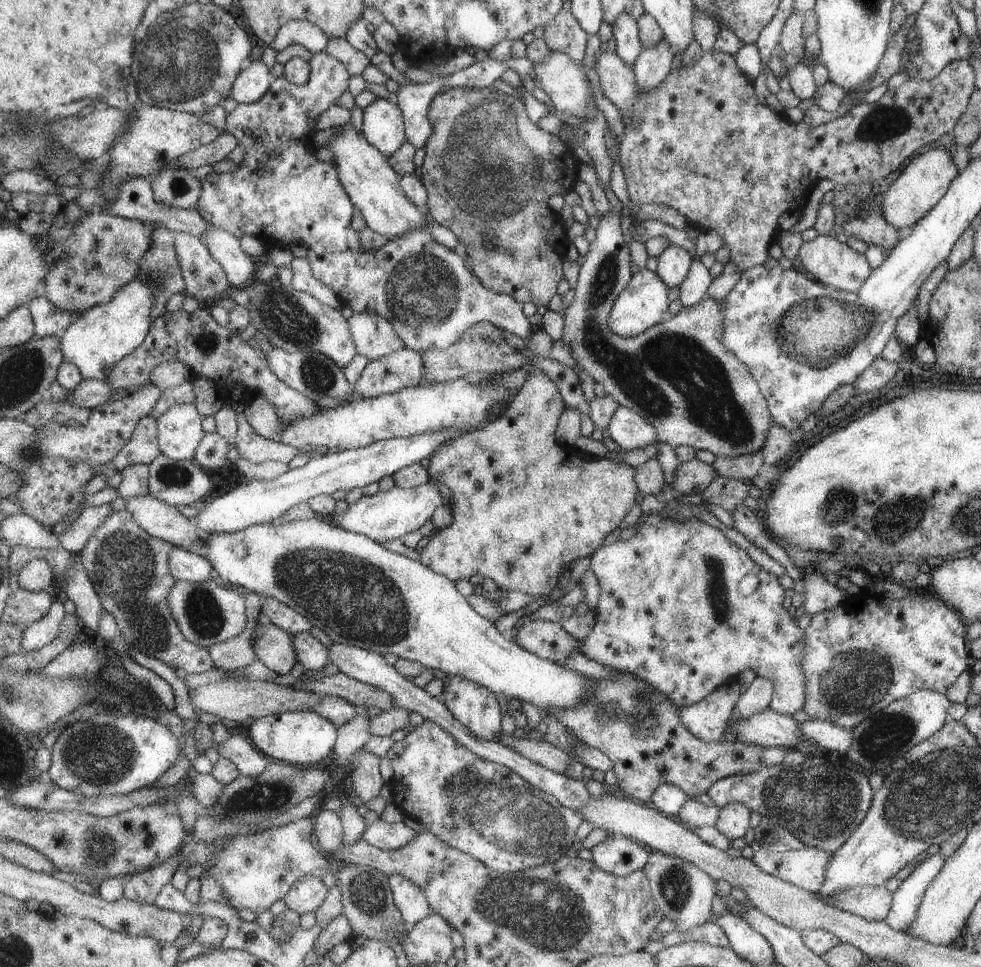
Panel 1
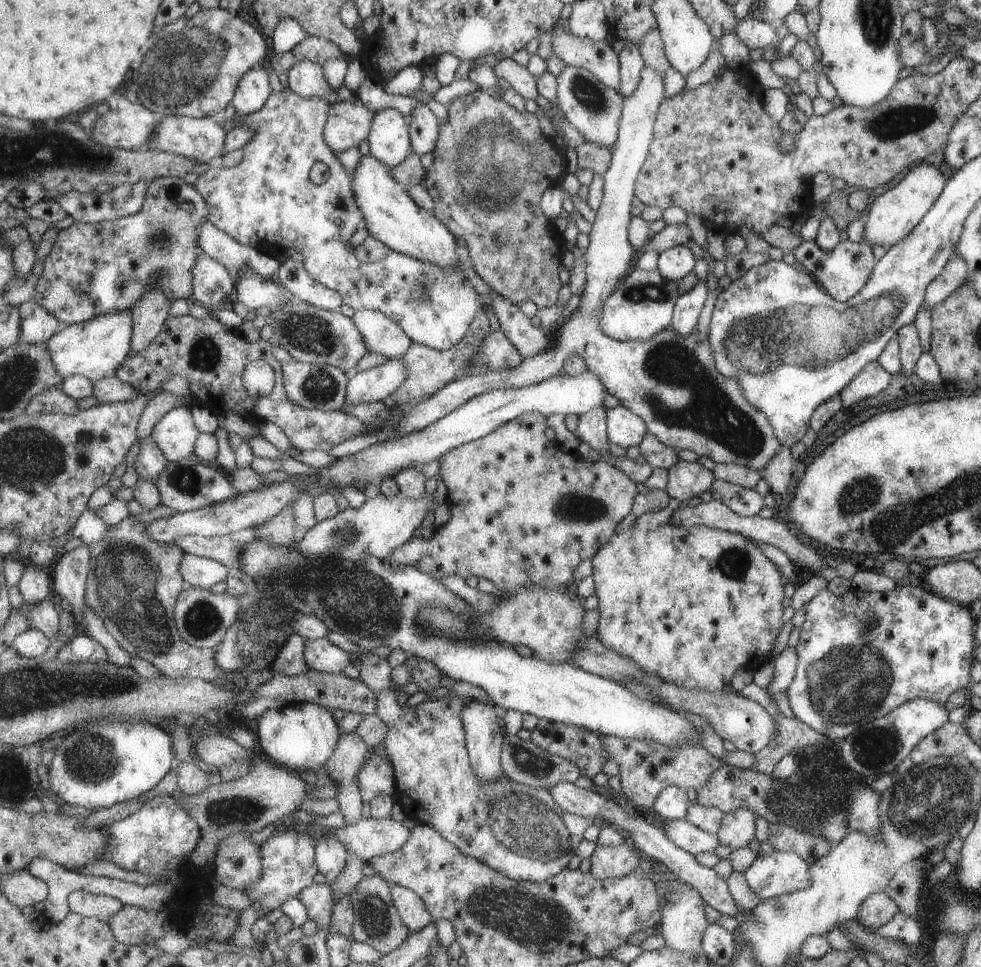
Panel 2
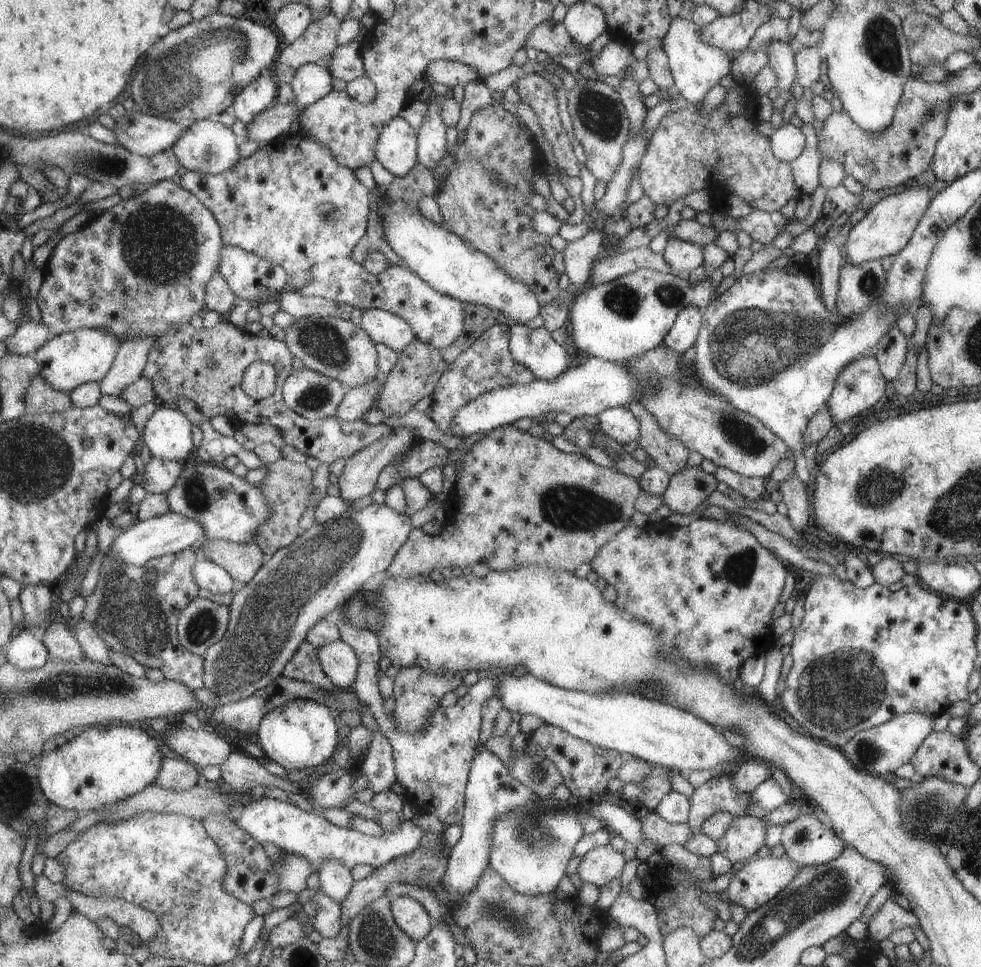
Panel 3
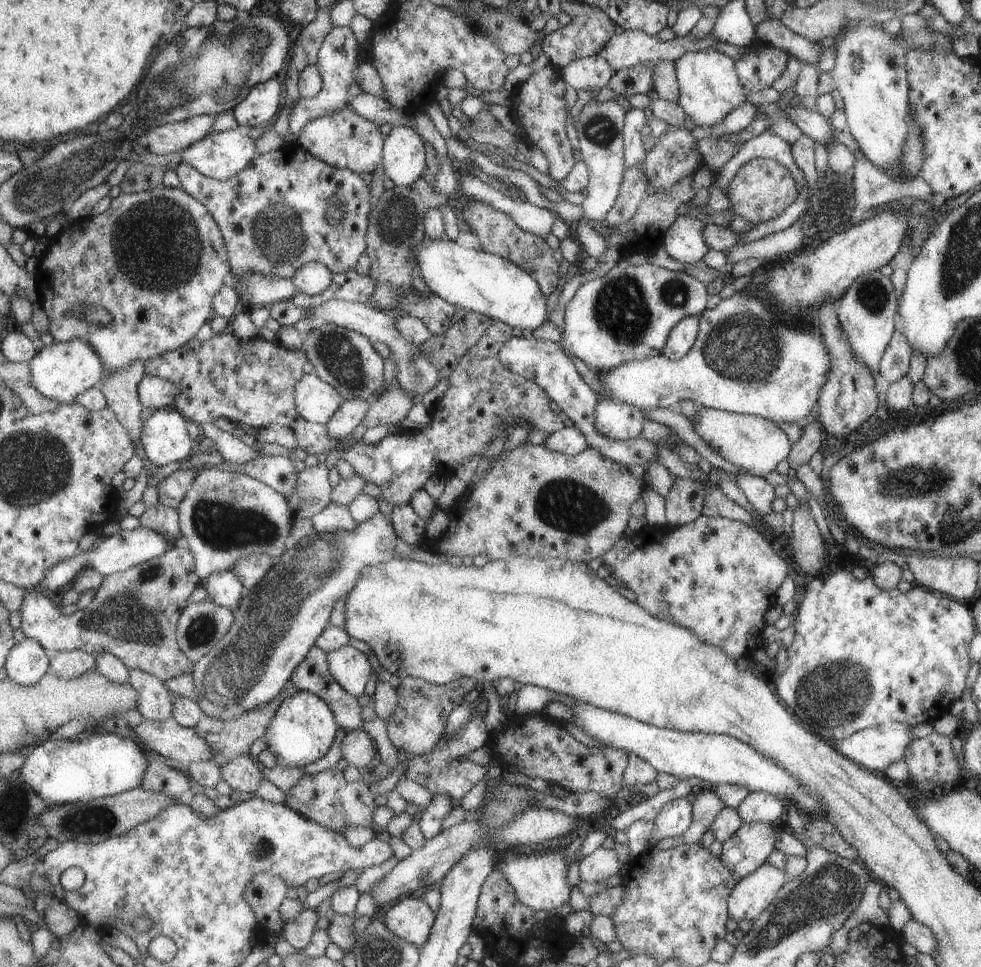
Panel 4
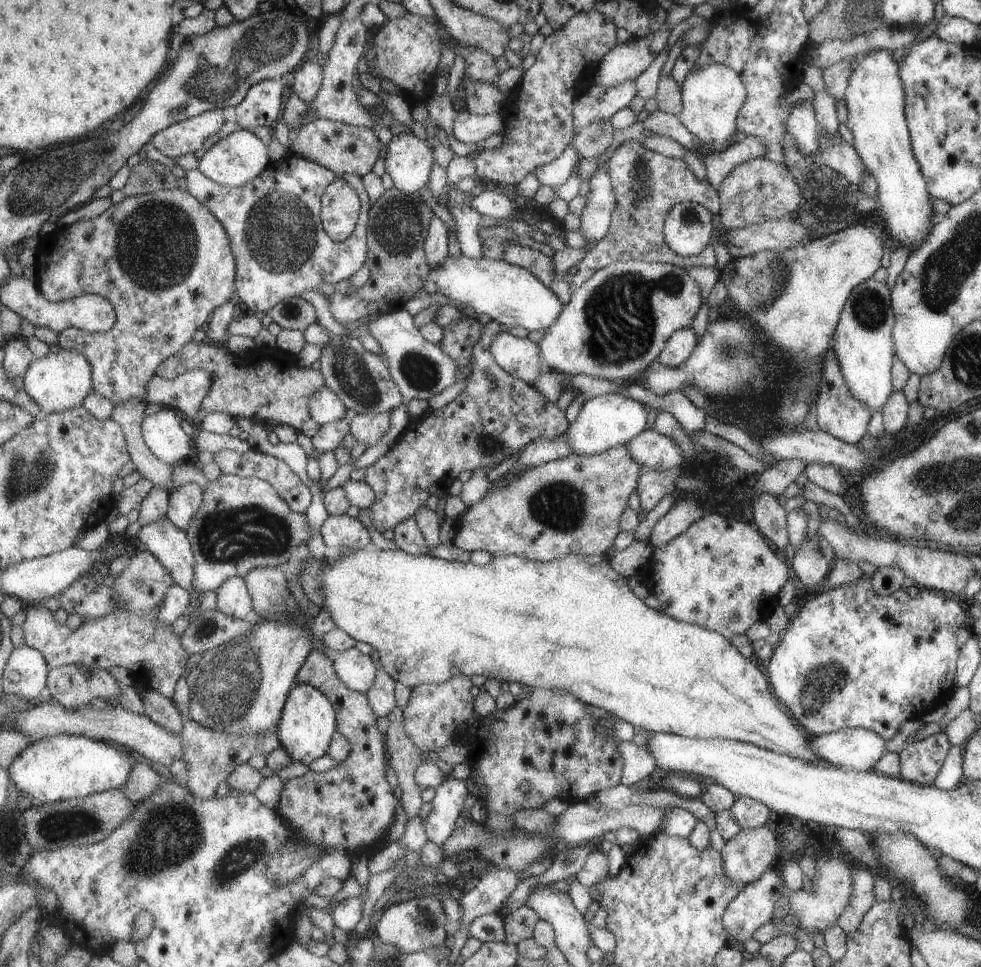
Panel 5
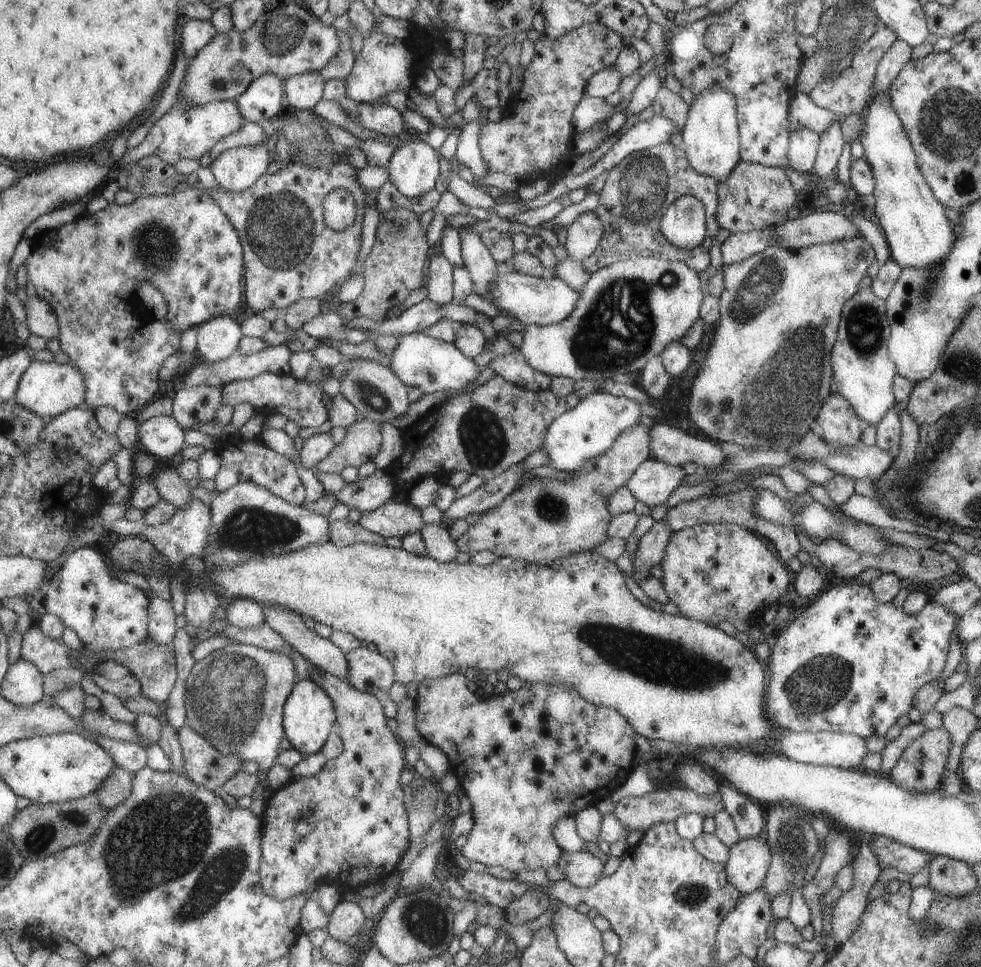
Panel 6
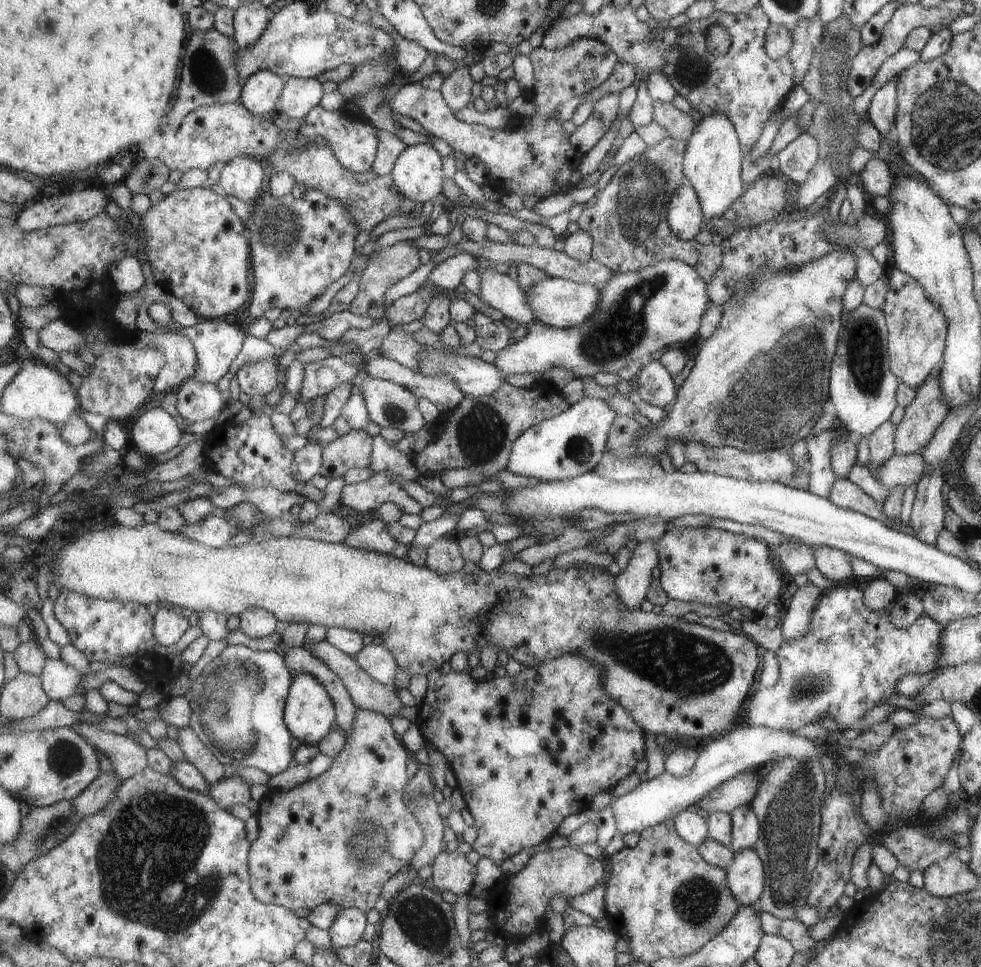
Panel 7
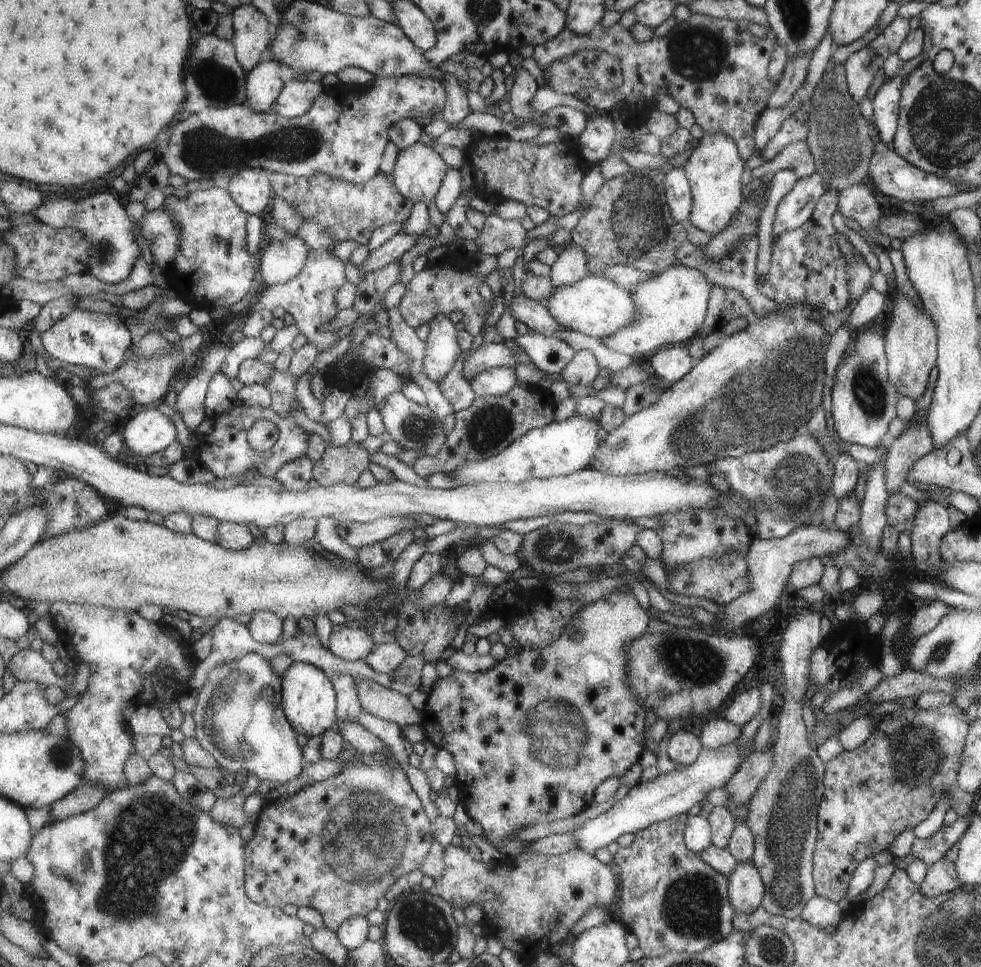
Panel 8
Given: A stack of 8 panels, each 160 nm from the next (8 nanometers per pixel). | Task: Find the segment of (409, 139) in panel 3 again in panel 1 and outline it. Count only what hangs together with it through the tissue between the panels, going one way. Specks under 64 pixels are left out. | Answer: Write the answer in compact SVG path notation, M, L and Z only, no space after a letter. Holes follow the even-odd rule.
M379 97L376 98L369 106L363 109L363 132L370 140L371 144L374 144L381 152L384 152L388 156L397 152L402 144L405 143L408 138L406 135L406 120L402 108L398 103L393 103L391 100Z

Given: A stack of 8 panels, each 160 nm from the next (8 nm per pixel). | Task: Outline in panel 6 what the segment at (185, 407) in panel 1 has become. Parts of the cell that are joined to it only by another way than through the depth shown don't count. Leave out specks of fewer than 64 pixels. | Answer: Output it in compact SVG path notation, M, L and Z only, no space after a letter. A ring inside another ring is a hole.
M173 414L151 417L139 425L142 449L156 458L171 458L176 462L187 445L185 431Z

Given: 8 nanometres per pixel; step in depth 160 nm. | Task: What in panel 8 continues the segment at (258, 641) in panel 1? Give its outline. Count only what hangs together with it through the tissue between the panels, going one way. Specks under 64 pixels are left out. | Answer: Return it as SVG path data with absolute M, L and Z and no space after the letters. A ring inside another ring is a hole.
M357 752L348 761L345 761L343 770L331 775L330 779L302 788L284 801L267 803L256 824L255 836L246 845L246 893L251 900L271 908L283 908L285 904L295 904L299 908L312 906L324 916L326 927L337 933L341 923L345 920L357 915L367 916L371 910L377 909L380 900L387 894L389 886L393 882L397 882L397 878L423 866L435 839L433 821L429 820L425 806L423 806L421 798L417 796L417 792L413 790L407 773L403 769L387 765L387 758L391 758L391 756L381 756L381 754L366 756L366 754Z

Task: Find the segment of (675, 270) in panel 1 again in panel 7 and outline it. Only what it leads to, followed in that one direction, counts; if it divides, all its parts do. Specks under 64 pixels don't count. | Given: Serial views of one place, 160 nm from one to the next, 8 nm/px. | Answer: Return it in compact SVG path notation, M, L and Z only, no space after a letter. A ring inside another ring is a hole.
M680 185L674 190L666 219L672 232L682 241L693 239L703 228L704 214L693 187Z

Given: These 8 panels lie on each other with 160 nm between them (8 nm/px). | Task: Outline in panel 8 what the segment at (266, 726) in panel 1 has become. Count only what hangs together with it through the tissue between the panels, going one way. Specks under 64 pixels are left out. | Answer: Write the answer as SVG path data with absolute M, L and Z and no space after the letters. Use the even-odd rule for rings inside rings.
M293 662L283 673L282 693L284 711L293 728L305 737L320 736L327 732L338 719L338 692L334 681L318 666L311 663Z

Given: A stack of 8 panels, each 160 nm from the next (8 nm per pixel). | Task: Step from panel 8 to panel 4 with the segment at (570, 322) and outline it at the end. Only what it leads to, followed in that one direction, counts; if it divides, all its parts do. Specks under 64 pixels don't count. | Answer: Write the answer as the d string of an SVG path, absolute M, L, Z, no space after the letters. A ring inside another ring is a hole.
M427 236L414 248L419 272L433 293L442 296L458 308L486 314L493 320L510 324L520 330L534 330L549 317L548 298L539 283L514 262L479 249L461 247L447 238Z

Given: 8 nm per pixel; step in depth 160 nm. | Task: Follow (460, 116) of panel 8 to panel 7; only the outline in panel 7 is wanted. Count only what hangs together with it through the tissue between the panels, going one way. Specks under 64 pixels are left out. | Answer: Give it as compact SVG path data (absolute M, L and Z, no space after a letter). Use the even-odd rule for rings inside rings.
M459 66L450 77L442 79L441 92L446 98L446 102L457 112L461 108L465 108L471 102L471 90L473 90L475 82L471 78L469 66Z

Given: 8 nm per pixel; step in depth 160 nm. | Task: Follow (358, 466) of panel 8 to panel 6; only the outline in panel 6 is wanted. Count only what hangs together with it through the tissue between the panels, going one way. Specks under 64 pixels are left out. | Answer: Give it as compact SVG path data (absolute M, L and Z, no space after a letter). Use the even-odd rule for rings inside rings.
M362 418L348 428L346 436L327 458L316 464L320 472L341 474L348 466L360 467L375 460L383 444L381 424Z

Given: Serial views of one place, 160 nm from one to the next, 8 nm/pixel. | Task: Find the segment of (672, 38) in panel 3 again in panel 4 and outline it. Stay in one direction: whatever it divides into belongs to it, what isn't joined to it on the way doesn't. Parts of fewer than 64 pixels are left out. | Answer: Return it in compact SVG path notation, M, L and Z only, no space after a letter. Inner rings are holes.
M713 49L684 52L675 59L674 71L678 84L678 100L676 103L683 109L686 121L697 125L711 126L720 120L733 108L743 102L752 104L769 104L775 102L780 92L772 87L760 91L748 91L738 79L737 68L731 57Z

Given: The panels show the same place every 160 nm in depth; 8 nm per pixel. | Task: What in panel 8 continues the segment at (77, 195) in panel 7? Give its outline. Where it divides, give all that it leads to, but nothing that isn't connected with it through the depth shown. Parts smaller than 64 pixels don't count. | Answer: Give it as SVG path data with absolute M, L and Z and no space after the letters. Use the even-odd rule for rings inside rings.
M93 194L83 200L55 198L32 210L36 220L55 228L73 227L86 234L91 243L89 274L95 284L111 284L124 281L132 272L141 248L133 236L133 220L129 218L125 204L120 196L111 194Z

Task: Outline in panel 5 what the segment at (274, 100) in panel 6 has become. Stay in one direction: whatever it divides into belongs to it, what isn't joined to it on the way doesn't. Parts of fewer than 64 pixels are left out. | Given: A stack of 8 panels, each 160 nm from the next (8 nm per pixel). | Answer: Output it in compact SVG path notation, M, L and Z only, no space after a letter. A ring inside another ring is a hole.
M265 79L251 87L246 99L234 108L241 129L271 128L281 118L283 99L289 93L277 79Z

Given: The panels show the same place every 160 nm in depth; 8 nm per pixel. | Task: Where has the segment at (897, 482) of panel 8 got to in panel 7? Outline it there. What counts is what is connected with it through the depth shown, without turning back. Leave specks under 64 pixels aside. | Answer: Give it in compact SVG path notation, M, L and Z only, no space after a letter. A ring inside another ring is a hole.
M939 373L928 376L926 382L916 388L914 398L904 408L902 419L896 424L894 454L919 454L947 414L948 402L942 397Z

